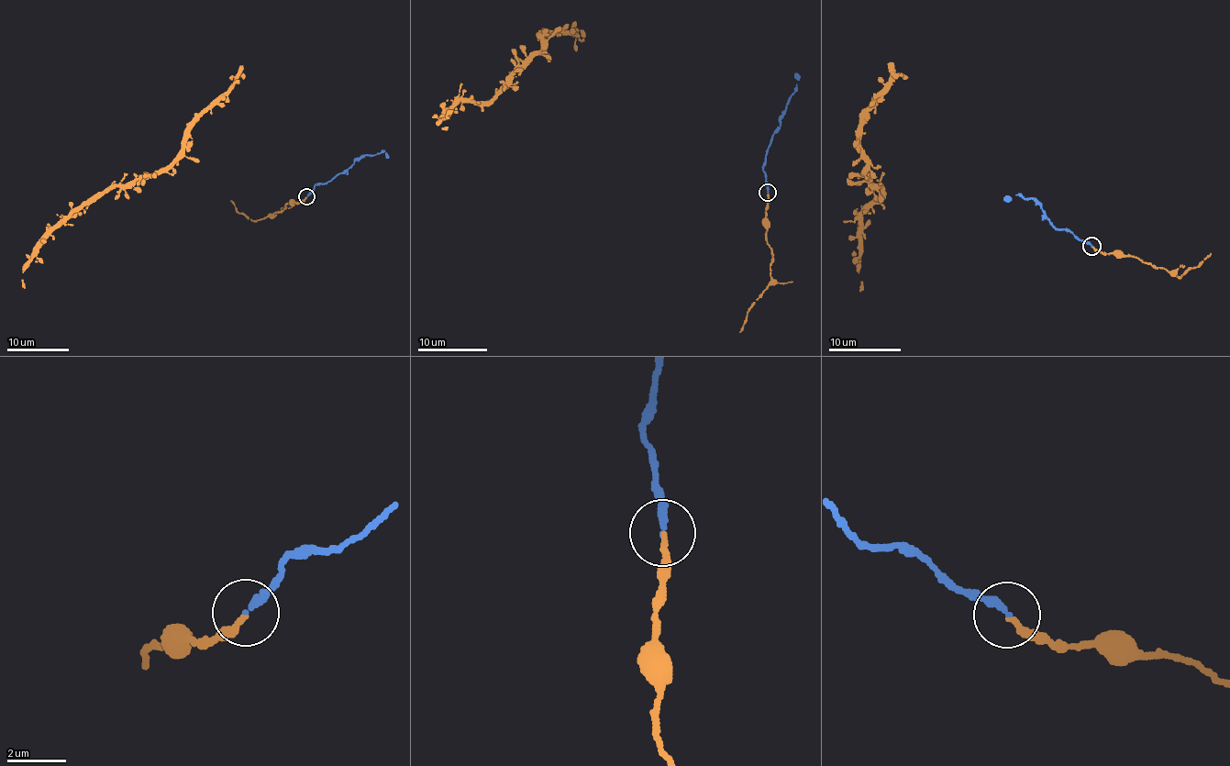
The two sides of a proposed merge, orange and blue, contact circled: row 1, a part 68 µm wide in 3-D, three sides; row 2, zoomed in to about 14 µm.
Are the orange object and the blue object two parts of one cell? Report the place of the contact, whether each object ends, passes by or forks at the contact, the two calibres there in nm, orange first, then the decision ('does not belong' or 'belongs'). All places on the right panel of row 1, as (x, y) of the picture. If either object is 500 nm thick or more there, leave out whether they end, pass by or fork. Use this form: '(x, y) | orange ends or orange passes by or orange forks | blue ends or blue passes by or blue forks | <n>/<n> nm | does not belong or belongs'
(1091, 246) | orange ends | blue ends | 220/240 nm | belongs

